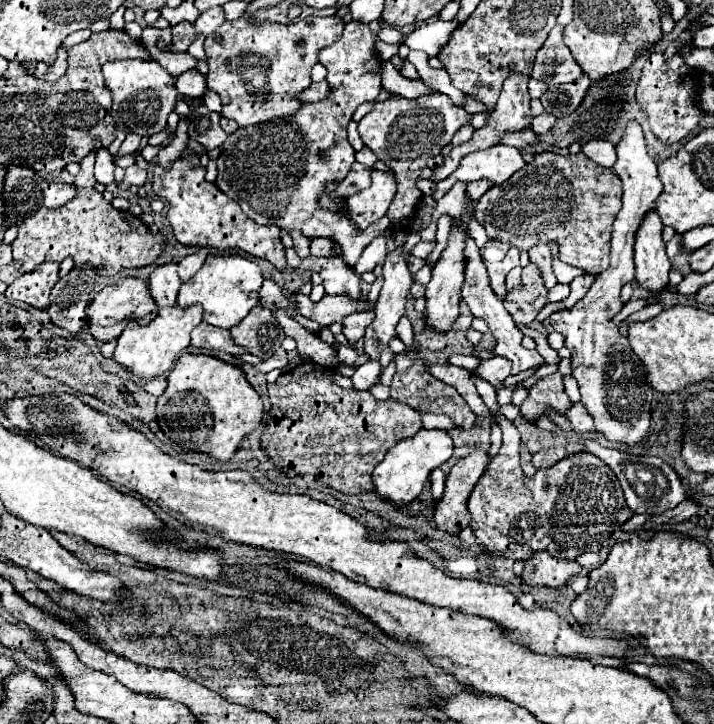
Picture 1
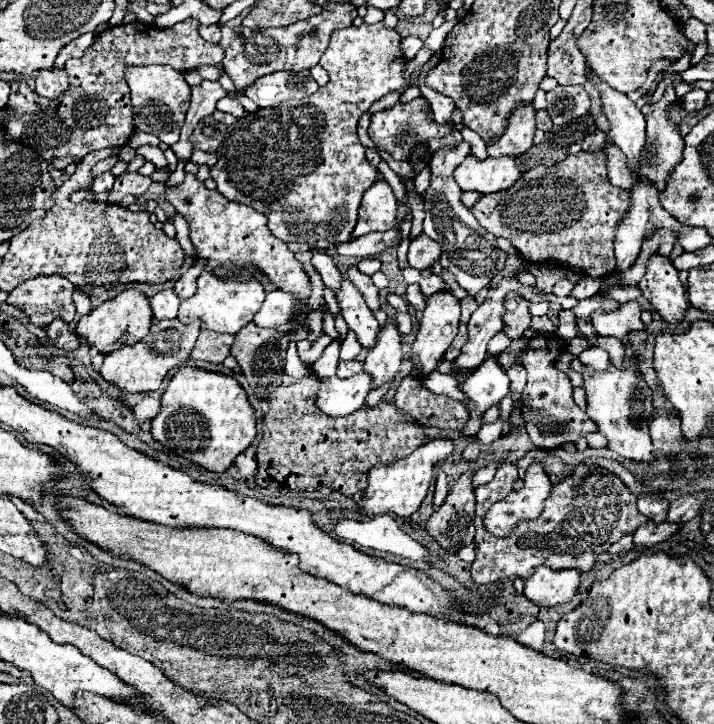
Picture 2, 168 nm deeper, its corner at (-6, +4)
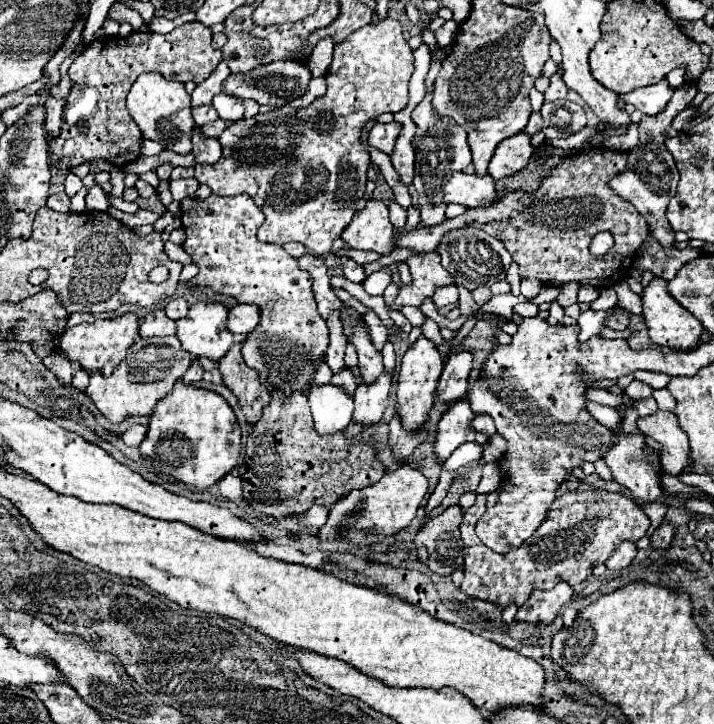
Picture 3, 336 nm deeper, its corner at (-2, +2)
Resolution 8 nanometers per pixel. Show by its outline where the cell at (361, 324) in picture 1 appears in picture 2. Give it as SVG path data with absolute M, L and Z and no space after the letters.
M348 331L348 335L344 337L344 343L340 347L340 359L344 359L344 361L346 359L356 359L360 349L362 349L362 345L358 343L358 337L352 331Z

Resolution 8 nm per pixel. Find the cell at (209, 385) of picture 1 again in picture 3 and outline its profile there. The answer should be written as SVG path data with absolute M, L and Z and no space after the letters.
M178 381L172 395L164 397L152 411L140 455L152 459L154 473L168 475L204 491L236 467L242 447L240 437L242 433L236 415L218 393Z

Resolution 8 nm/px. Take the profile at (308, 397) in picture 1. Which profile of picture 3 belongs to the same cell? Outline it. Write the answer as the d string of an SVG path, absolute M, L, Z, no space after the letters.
M296 393L296 397L290 397L290 401L280 399L280 395L272 395L272 401L264 409L260 421L252 427L252 433L246 439L244 461L238 467L242 479L242 497L246 499L254 515L280 521L290 515L302 515L312 505L332 507L340 497L348 495L354 489L370 487L384 475L384 465L376 459L376 451L370 443L350 441L342 433L336 433L332 437L320 437L314 433L312 413L304 395Z

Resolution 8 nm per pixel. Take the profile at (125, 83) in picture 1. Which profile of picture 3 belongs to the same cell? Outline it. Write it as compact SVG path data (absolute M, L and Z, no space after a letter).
M144 73L134 81L128 93L128 99L126 99L126 107L144 139L152 139L164 149L170 149L174 153L192 151L190 137L192 137L192 129L196 123L190 113L190 95L186 93L182 83L168 81L160 77L158 73Z

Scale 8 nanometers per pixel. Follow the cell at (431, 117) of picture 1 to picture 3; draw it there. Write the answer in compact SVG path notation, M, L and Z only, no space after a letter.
M392 121L392 123L388 123L388 125L374 123L374 127L372 127L370 133L368 133L368 143L370 143L374 149L390 155L392 149L394 149L394 143L396 143L398 133L400 133L400 125L398 125L396 121Z

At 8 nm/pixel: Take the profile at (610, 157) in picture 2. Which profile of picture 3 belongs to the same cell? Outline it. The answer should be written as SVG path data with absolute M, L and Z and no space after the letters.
M682 85L680 89L674 91L672 99L666 105L666 111L654 117L643 115L639 122L639 130L644 131L644 143L628 151L628 169L610 181L612 189L616 189L616 193L620 193L622 199L630 201L640 211L640 215L648 221L648 229L660 241L660 245L674 243L674 231L666 219L666 207L668 207L668 201L674 197L676 185L678 185L678 171L674 167L672 155L664 149L664 139L666 139L664 131L670 127L672 119L690 105L694 95L696 95L694 85Z

